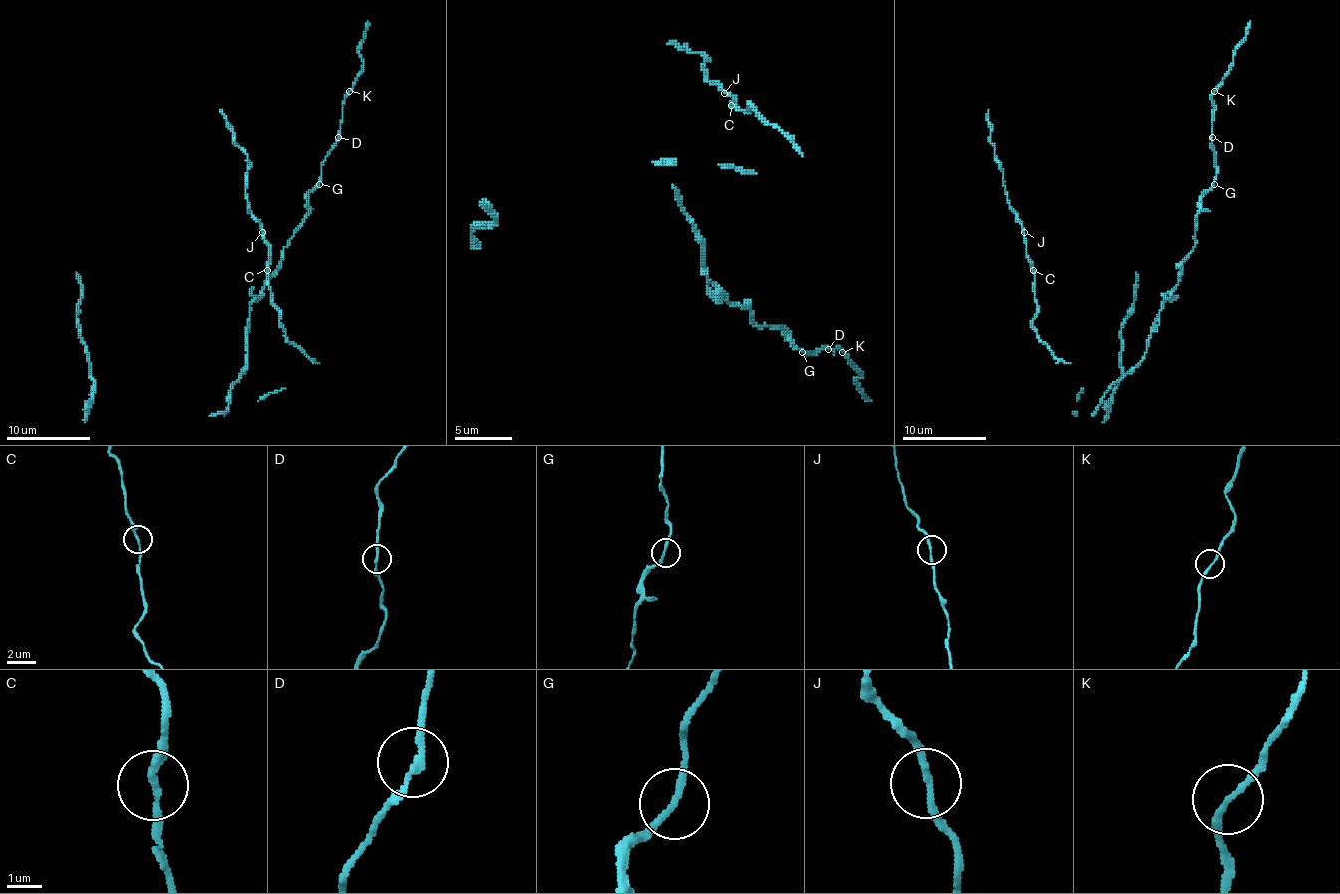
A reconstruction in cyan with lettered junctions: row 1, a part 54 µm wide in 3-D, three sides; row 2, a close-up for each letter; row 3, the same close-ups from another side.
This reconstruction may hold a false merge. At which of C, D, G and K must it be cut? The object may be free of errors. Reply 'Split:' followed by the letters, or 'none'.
Split: none

